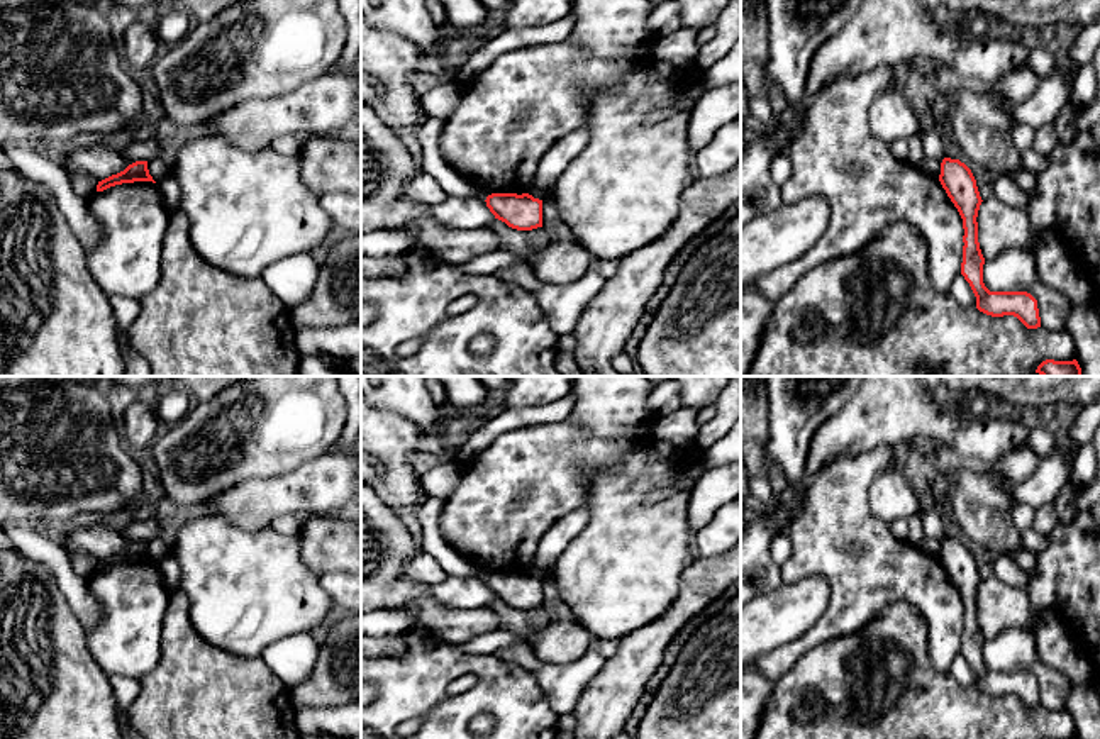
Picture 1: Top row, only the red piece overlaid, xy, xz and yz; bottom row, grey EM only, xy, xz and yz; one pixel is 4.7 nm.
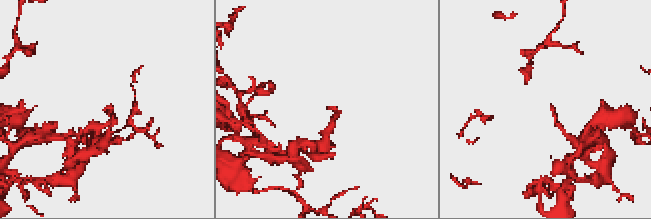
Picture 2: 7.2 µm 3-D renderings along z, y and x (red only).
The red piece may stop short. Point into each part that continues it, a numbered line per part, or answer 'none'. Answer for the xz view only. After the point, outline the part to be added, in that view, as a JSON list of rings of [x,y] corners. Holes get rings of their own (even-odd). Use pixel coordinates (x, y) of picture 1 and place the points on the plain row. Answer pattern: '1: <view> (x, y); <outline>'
none

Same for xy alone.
none

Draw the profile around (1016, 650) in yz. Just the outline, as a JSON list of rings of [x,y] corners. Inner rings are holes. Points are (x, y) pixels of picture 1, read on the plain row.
[[[1024,627],[1000,632],[985,641],[983,663],[990,671],[1031,673],[1037,680],[1041,707],[1051,712],[1066,710],[1075,683],[1041,659],[1036,634]]]

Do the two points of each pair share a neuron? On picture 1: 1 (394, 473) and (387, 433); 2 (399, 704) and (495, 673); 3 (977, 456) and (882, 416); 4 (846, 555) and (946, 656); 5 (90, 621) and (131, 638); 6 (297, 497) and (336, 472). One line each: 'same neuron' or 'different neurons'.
1: same neuron
2: same neuron
3: same neuron
4: same neuron
5: different neurons
6: same neuron

